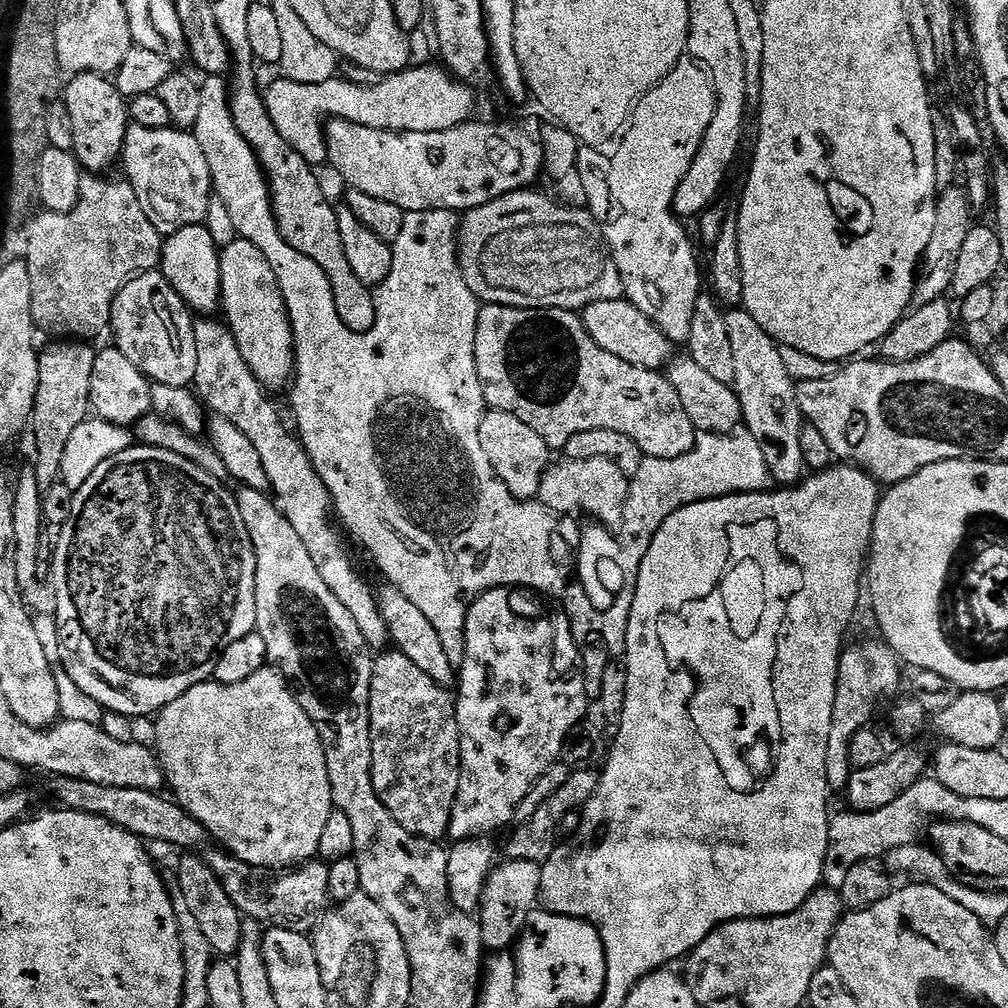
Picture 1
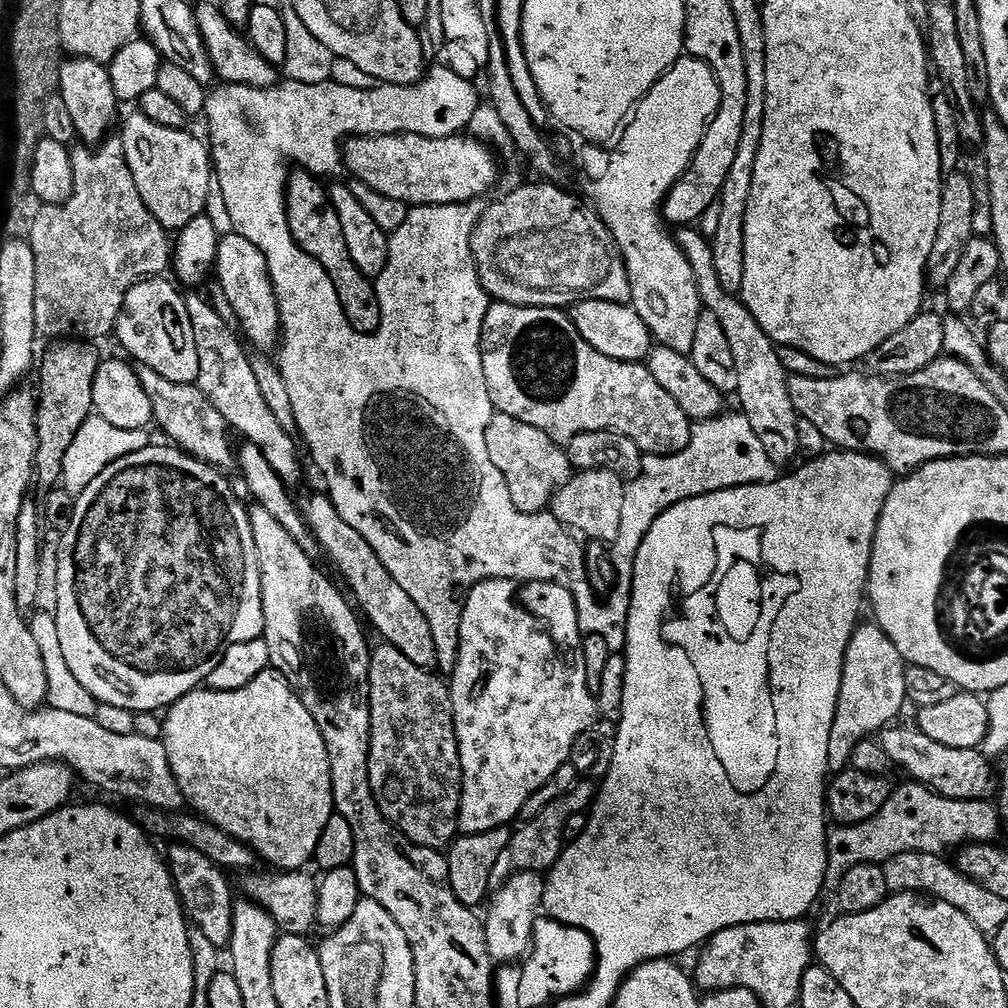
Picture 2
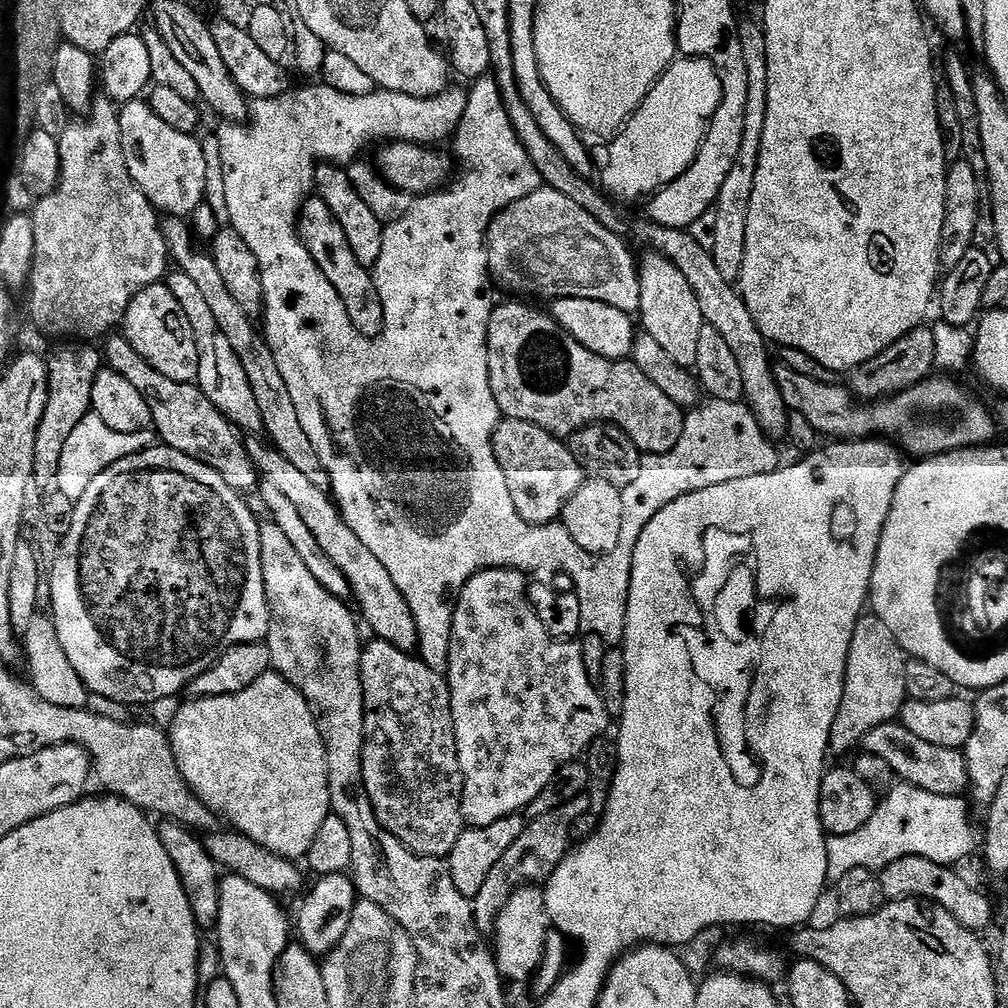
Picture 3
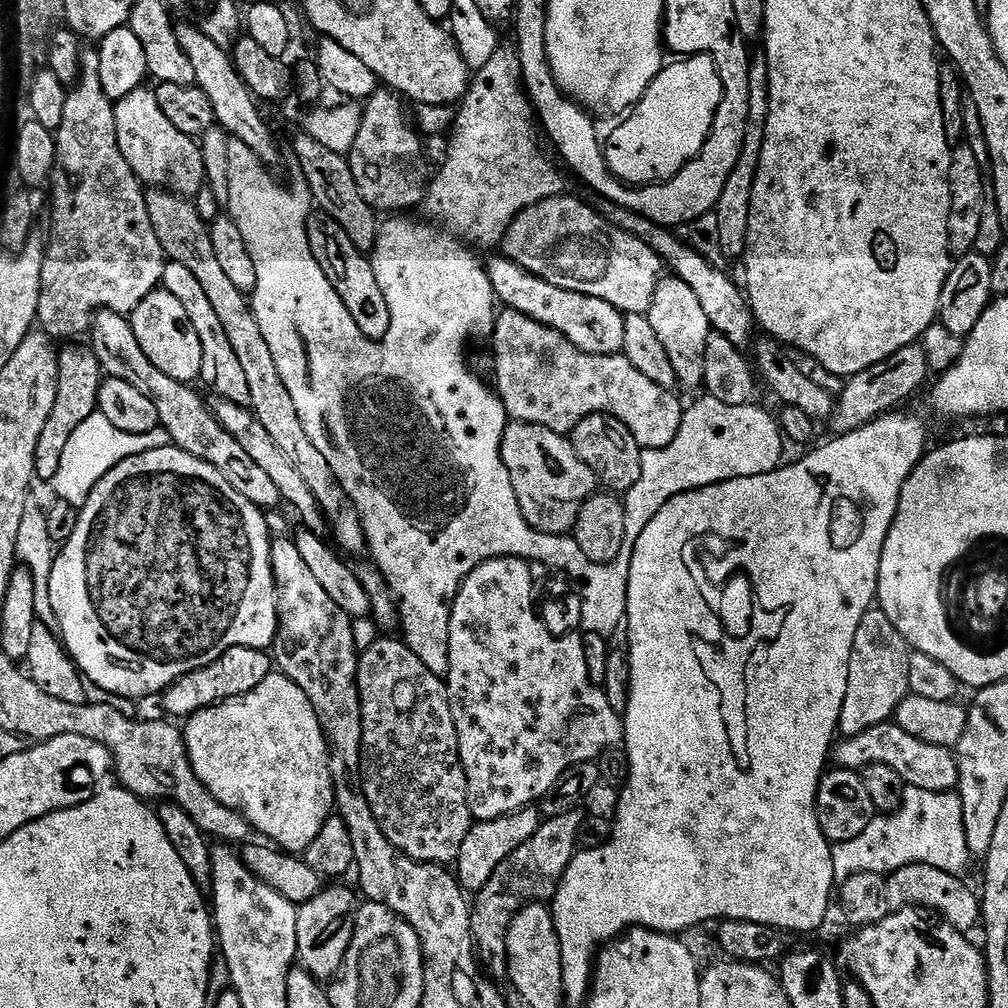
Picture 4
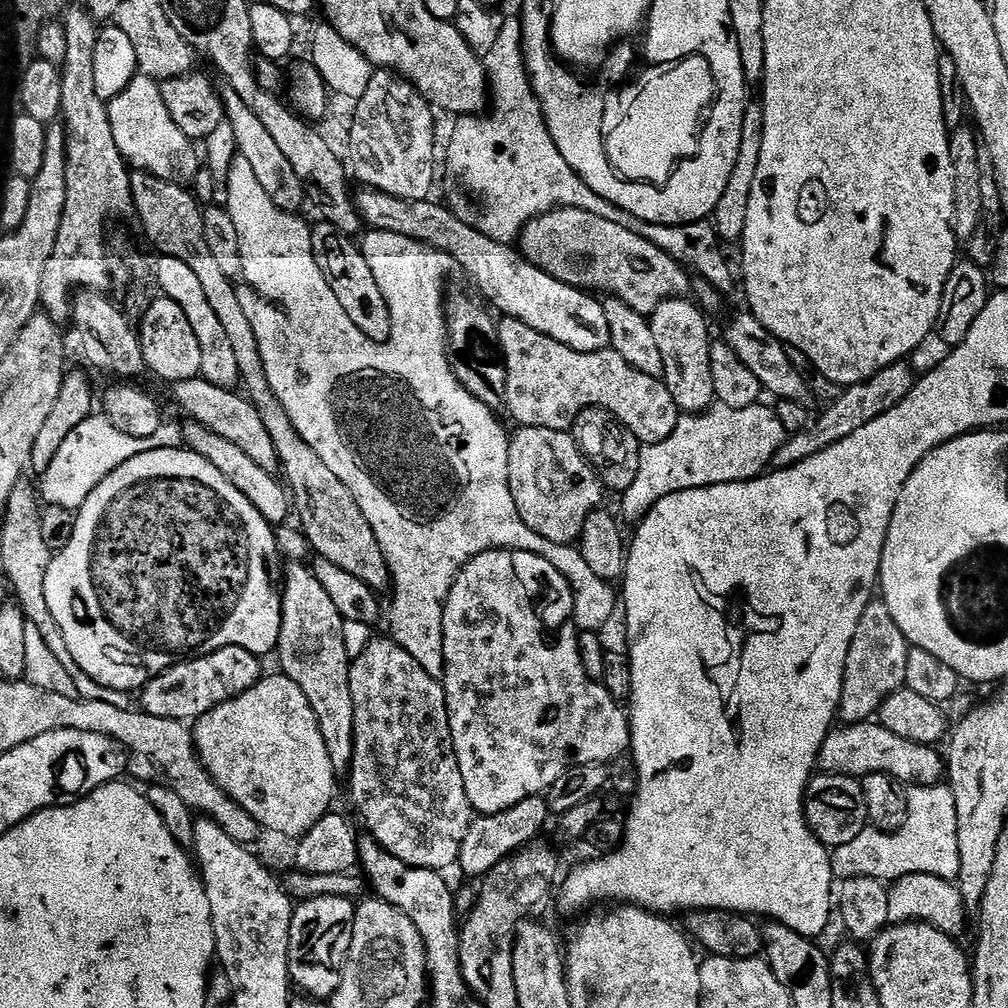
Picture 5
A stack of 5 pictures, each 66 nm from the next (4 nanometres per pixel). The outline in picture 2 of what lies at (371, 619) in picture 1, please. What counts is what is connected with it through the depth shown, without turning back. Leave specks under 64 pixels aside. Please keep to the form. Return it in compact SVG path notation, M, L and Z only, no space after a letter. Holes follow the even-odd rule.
M192 290L186 296L190 326L194 326L194 346L198 350L198 387L206 398L210 398L214 410L222 414L229 429L237 433L240 431L247 443L258 446L278 478L286 485L294 486L300 480L300 456L296 453L293 435L279 425L278 418L274 418L274 410L266 406L266 398L262 398L262 389L258 387L258 378L254 378L249 353L244 353L245 345L237 329L220 317L207 295L200 294Z

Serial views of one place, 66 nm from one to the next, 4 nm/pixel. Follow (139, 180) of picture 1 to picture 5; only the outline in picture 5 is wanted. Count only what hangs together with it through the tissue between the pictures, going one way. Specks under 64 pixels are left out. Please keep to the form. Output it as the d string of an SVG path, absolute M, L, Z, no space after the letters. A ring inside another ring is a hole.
M135 76L130 86L108 104L108 113L114 142L133 169L185 186L191 185L202 171L202 156L197 145L174 126L174 118L170 118L170 110L166 110L166 102L162 102L160 84L149 76Z

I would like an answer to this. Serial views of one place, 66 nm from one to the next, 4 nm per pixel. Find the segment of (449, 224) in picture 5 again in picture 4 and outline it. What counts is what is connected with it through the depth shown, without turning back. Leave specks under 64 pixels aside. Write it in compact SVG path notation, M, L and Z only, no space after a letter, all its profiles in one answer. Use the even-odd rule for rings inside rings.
M496 254L492 261L488 260L486 269L492 288L496 291L496 299L505 309L521 312L534 318L534 322L542 322L558 330L558 334L562 334L583 352L589 352L595 356L611 356L621 351L624 345L624 316L614 306L610 306L610 302L602 302L602 298L590 298L586 294L574 294L574 290L558 290L558 286L550 286L550 282L530 275L502 254Z

